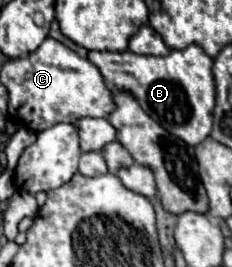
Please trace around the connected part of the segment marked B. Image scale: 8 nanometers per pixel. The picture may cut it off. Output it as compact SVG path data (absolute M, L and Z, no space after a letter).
M196 44L184 50L172 50L168 56L140 56L130 50L126 52L88 52L88 60L100 70L112 92L130 92L142 110L154 118L162 128L178 136L190 146L200 144L212 130L212 110L216 104L216 84L212 76L214 60Z

